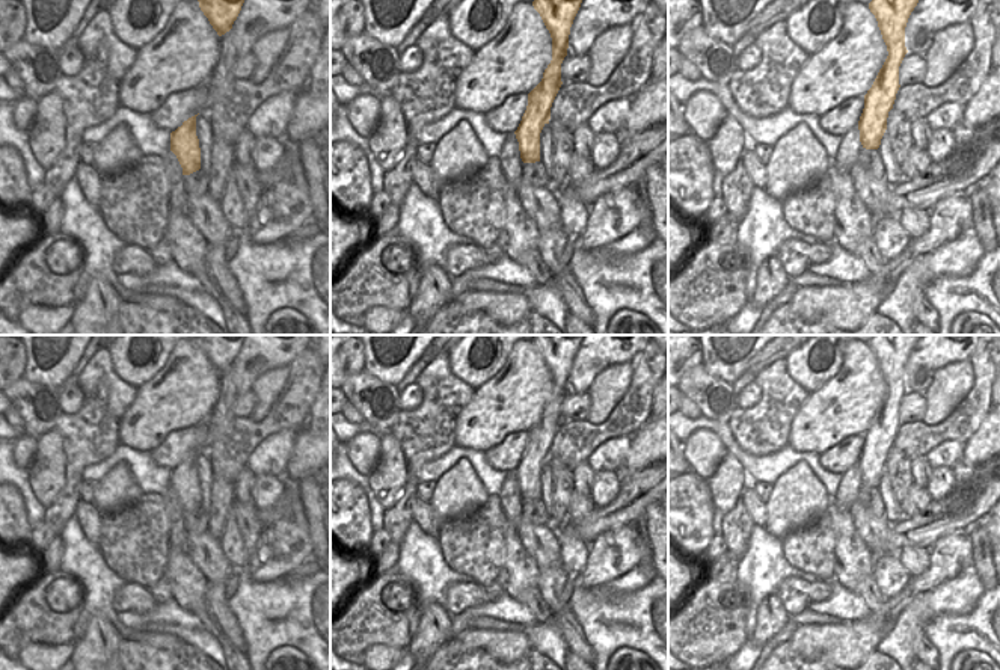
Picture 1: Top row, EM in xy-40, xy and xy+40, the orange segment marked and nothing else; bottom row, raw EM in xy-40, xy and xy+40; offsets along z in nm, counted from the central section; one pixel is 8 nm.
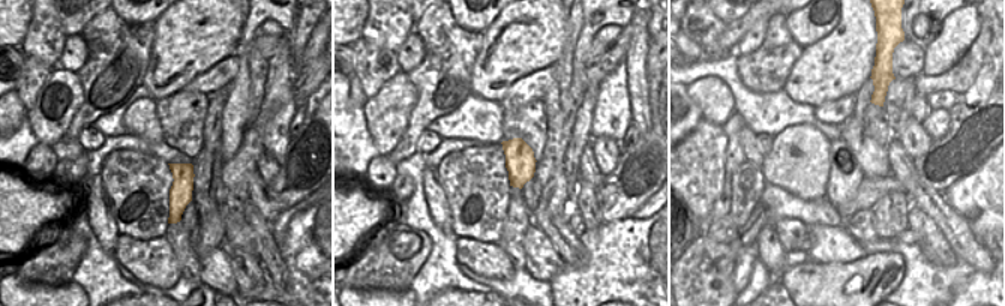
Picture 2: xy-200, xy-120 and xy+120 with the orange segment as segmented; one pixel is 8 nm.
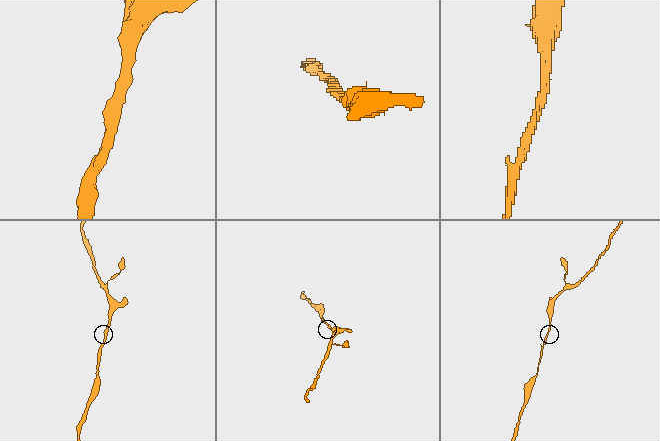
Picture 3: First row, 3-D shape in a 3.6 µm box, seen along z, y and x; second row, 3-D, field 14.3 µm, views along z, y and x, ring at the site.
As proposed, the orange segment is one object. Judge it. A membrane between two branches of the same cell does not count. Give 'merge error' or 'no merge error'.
no merge error

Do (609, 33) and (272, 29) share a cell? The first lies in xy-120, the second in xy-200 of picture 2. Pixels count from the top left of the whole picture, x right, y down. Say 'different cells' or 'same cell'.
same cell

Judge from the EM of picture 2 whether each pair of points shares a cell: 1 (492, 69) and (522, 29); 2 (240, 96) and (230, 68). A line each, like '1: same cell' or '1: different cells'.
1: same cell
2: different cells

